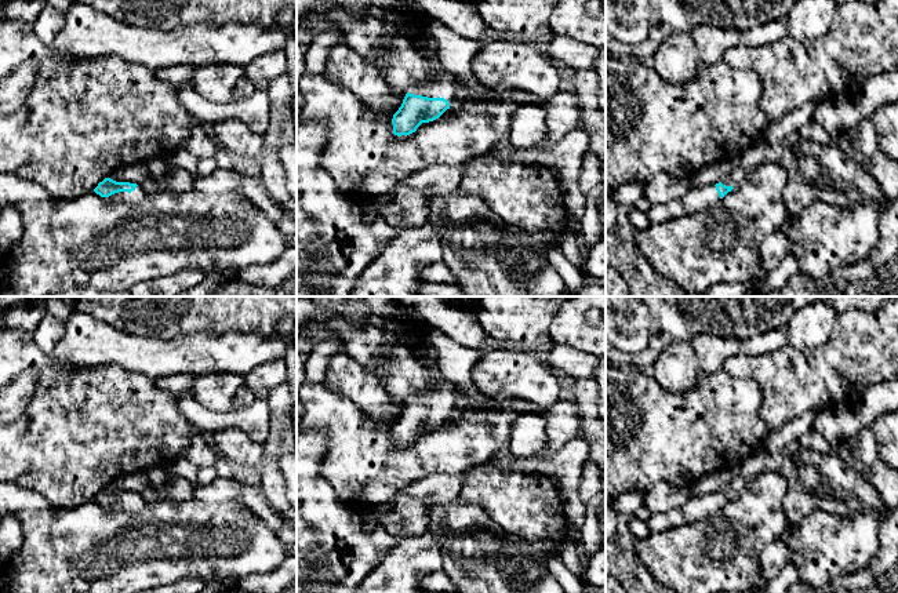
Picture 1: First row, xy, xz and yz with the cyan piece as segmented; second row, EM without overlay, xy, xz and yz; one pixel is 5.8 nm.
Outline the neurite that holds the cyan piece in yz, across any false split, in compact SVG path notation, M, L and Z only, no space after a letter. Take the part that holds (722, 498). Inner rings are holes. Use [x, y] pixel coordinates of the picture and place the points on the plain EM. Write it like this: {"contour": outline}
{"contour": "M721 491L690 498L679 507L651 513L647 520L648 530L651 534L657 534L677 525L687 525L699 520L708 520L732 498L732 495L726 495Z"}

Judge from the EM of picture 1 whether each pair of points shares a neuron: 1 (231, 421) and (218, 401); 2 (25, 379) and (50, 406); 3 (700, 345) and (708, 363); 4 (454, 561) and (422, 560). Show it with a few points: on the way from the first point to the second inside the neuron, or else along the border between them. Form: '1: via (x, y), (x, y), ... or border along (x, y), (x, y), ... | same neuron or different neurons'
1: border along (195, 397), (210, 410), (231, 410) | different neurons
2: border along (32, 368), (37, 375), (37, 386), (18, 418) | different neurons
3: via (704, 349), (708, 353), (708, 359) | same neuron
4: border along (429, 531), (439, 546), (443, 568) | different neurons

